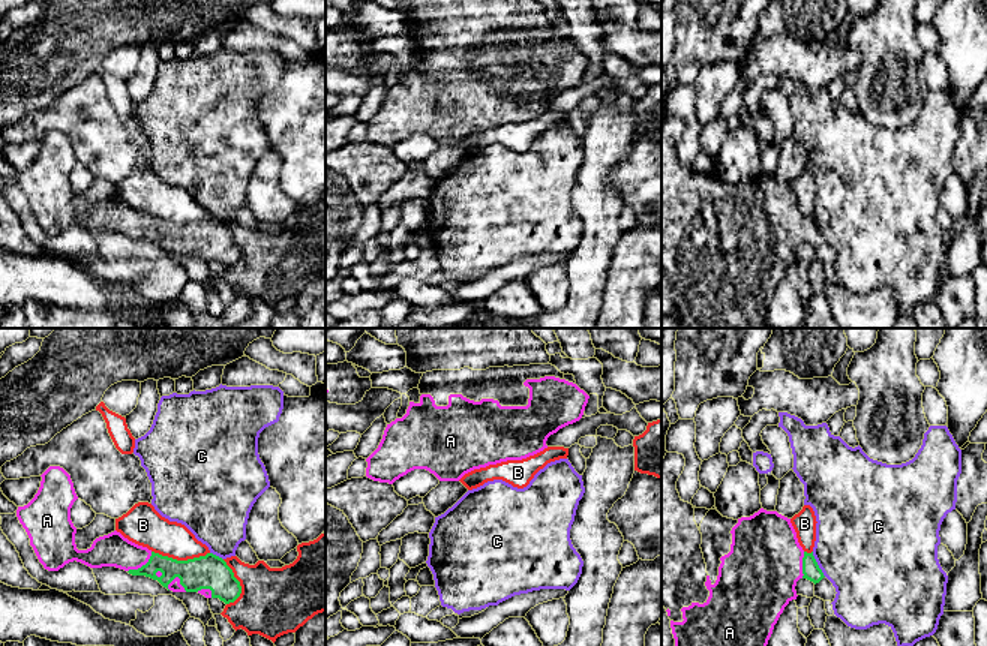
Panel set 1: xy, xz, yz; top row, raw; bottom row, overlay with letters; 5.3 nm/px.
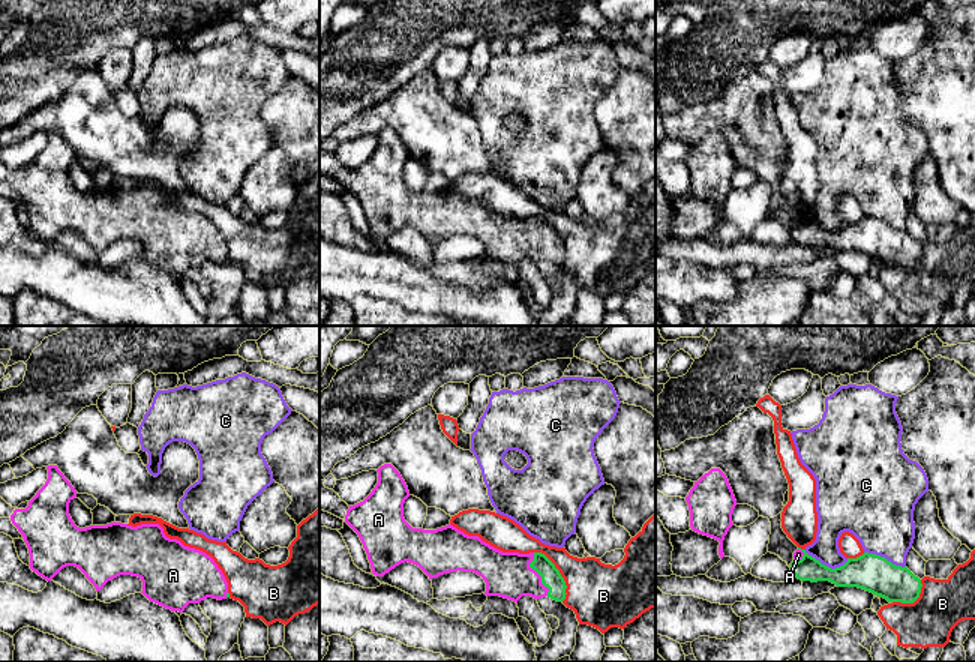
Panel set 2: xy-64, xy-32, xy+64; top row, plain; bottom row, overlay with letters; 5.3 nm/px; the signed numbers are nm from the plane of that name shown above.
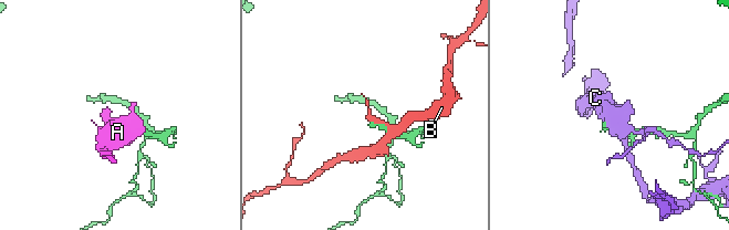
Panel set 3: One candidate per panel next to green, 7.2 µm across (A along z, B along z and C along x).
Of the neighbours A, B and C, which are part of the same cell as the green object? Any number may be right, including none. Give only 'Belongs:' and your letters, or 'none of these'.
Belongs: A

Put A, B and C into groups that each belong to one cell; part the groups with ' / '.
A / B / C

